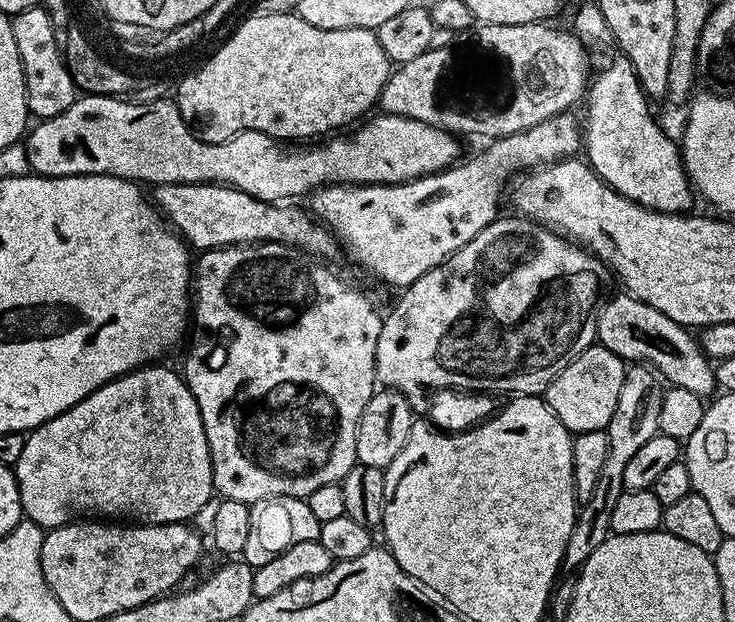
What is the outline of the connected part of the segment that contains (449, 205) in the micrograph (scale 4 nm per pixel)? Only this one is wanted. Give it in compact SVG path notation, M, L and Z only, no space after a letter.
M571 111L560 112L546 122L538 122L538 126L530 126L530 130L493 139L489 143L492 145L482 149L473 160L465 164L453 163L431 176L405 180L403 184L329 184L317 188L310 196L311 215L336 237L343 251L345 248L362 267L369 268L378 279L393 284L396 290L403 290L422 278L422 274L434 270L462 250L462 246L474 242L474 238L478 238L478 234L482 234L482 230L486 230L486 226L501 215L500 195L503 192L505 195L513 177L545 164L575 157L579 148L581 151L582 128L572 115Z

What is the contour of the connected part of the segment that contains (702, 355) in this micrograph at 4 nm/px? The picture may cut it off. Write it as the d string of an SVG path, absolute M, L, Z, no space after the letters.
M623 295L612 296L605 304L603 301L596 322L596 340L598 343L625 362L648 365L649 368L659 373L671 387L690 390L690 394L698 394L702 398L711 397L718 388L716 370L713 361L700 347L699 339L689 329L683 328L678 322L674 322L674 318L666 318L666 314L662 314L662 310L654 310L654 306L642 302L637 296Z

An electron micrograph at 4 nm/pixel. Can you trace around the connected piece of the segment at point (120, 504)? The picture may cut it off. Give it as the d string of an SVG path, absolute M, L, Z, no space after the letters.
M145 366L135 372L127 372L125 376L104 384L94 394L90 394L82 402L78 402L70 410L58 414L48 420L41 428L34 428L27 433L22 454L14 465L16 481L20 487L20 501L24 507L24 516L41 528L57 528L63 524L71 524L81 518L103 518L108 522L135 522L138 524L183 524L191 521L201 510L206 500L214 495L212 486L212 459L206 442L206 430L202 426L202 414L198 410L198 402L194 402L194 394L190 394L188 385L184 383L179 371L171 372L160 366Z

